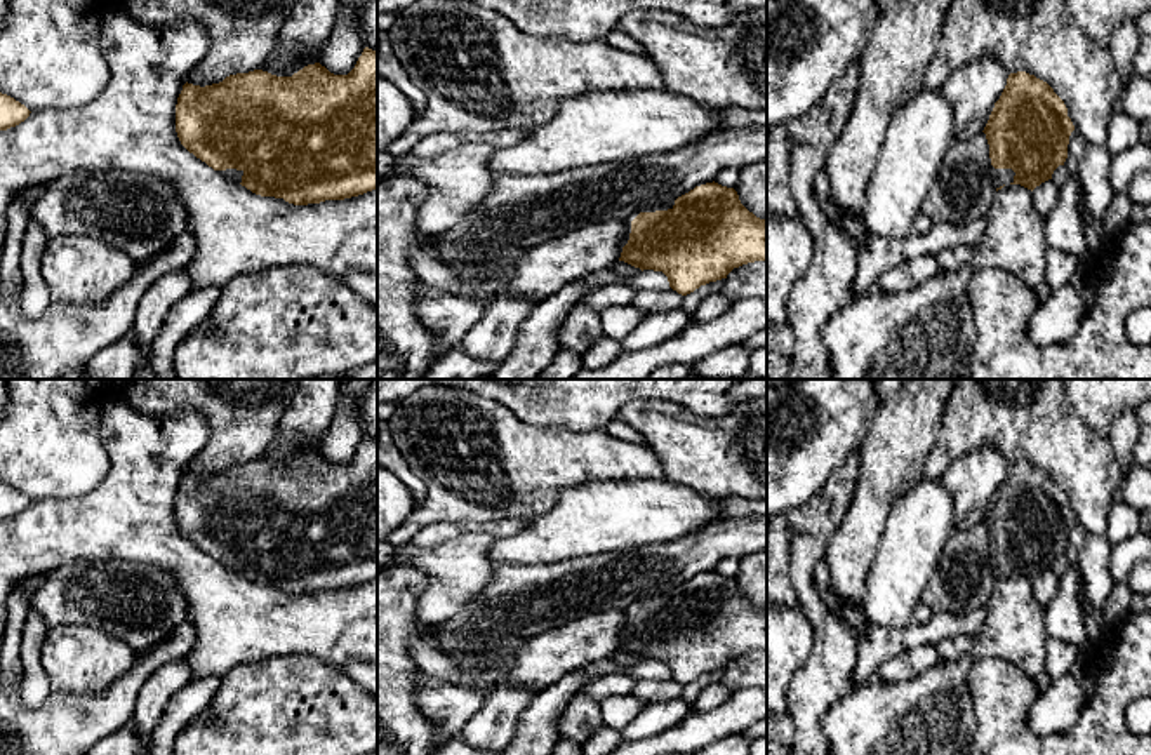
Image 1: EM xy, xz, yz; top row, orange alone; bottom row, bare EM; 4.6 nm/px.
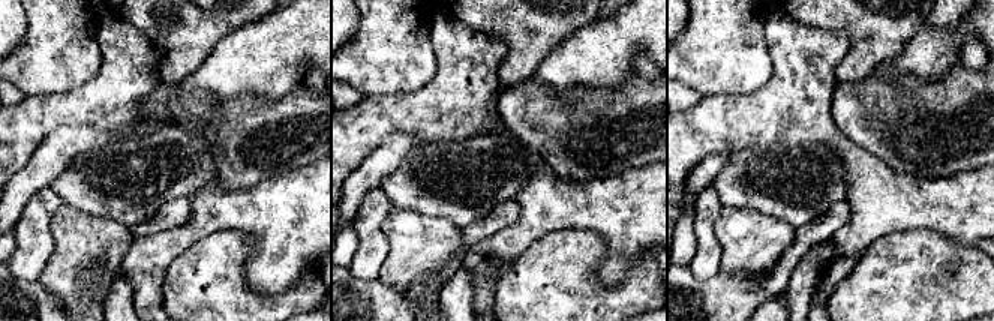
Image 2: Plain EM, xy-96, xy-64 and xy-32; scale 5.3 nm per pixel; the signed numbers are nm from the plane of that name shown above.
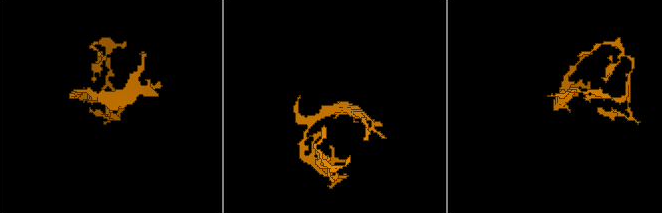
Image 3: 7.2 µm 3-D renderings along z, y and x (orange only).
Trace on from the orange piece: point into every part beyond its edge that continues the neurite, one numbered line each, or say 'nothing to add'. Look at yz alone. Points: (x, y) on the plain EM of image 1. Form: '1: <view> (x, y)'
1: yz (998, 566)

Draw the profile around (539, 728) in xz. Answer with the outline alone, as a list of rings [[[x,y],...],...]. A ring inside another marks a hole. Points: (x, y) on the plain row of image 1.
[[[572,671],[539,691],[520,715],[516,732],[499,755],[549,755],[562,734],[565,705],[589,682],[591,677]]]

